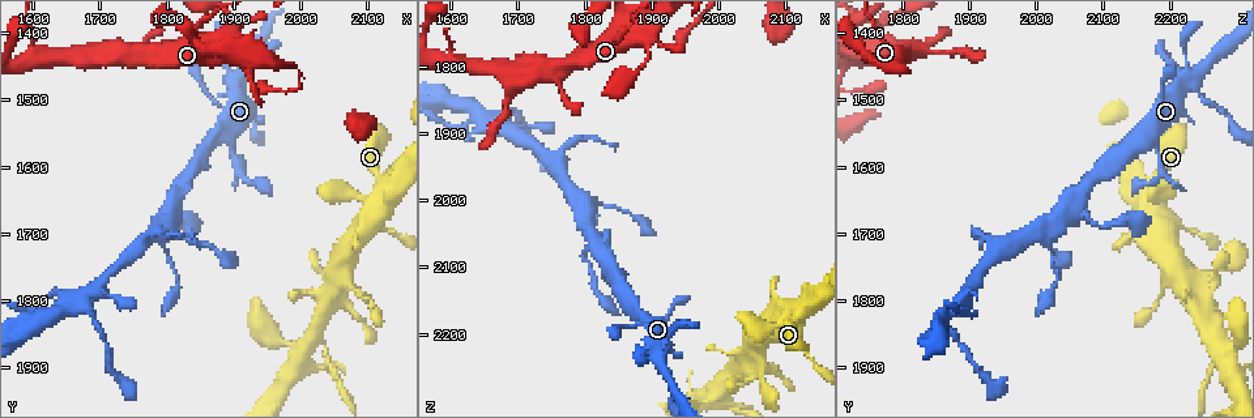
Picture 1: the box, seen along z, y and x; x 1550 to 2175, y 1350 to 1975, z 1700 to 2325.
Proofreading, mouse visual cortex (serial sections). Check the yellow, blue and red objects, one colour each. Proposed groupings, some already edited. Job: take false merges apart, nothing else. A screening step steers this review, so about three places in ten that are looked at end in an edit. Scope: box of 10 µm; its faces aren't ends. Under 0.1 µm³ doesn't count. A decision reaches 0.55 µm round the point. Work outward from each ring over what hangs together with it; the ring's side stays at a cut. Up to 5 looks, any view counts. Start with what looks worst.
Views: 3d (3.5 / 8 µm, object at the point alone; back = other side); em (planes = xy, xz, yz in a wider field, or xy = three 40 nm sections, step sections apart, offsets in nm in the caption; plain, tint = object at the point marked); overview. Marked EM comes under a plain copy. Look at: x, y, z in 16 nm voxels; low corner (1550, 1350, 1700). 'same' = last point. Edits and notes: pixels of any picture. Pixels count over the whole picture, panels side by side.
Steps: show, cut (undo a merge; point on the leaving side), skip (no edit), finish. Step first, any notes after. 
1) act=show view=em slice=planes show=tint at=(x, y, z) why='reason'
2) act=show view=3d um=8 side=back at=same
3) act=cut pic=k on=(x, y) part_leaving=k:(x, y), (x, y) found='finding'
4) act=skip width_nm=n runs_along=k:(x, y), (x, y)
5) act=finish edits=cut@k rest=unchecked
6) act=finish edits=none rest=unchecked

act=show view=3d um=3.5 at=(1810, 1650, 2045) why='three arms meet'

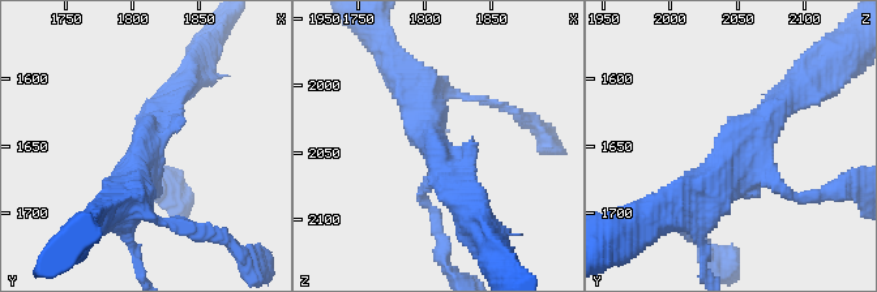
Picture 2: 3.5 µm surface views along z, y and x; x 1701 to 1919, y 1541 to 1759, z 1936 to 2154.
act=show view=em slice=planes show=tint at=(1808, 1654, 2050) why='now the EM'

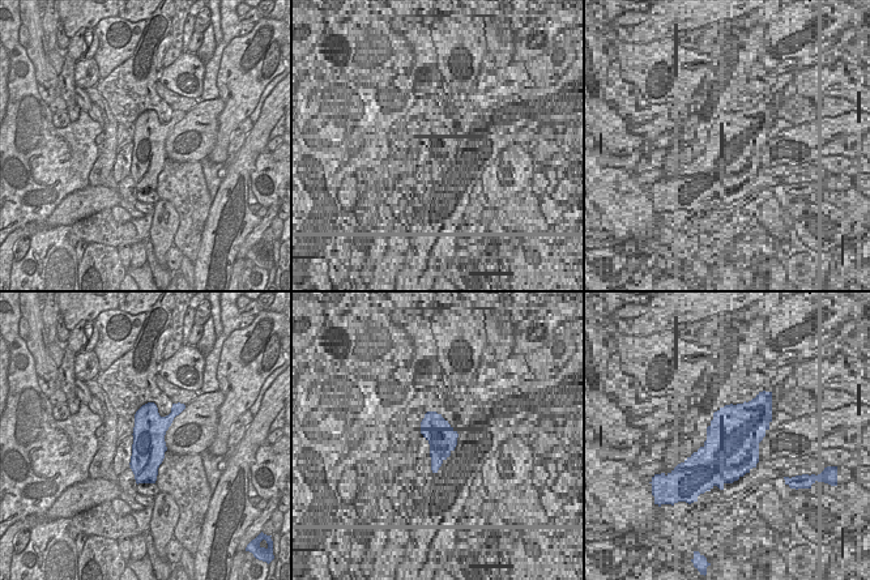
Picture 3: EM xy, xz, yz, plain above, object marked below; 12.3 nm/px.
act=skip width_nm=420 runs_along=2:(792, 91), (702, 192), (675, 204) found='continuous, no second cell'

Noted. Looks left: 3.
act=show view=3d um=8 at=(1670, 1790, 1890) why='side arm on a straight run'

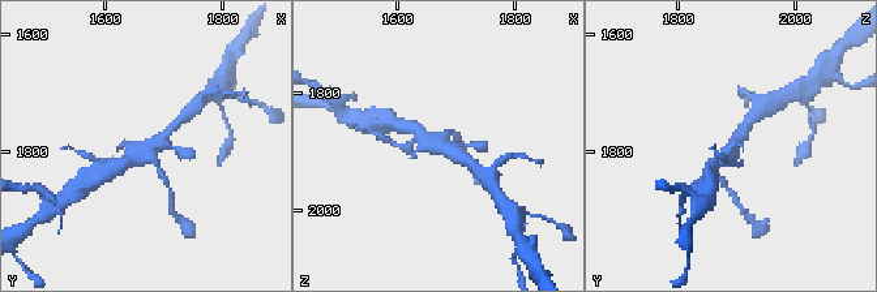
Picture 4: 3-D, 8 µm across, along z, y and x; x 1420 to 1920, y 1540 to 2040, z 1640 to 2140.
act=show view=3d um=3.5 at=same

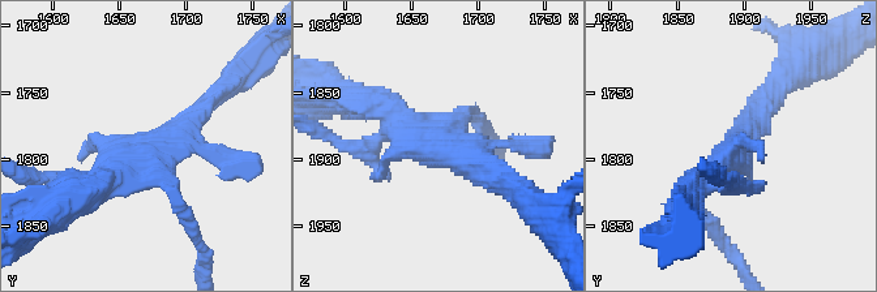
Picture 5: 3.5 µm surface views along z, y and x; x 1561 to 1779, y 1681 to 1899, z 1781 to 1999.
act=show view=em slice=xy step=5 show=tint at=(1676, 1788, 1892) why='now the EM'

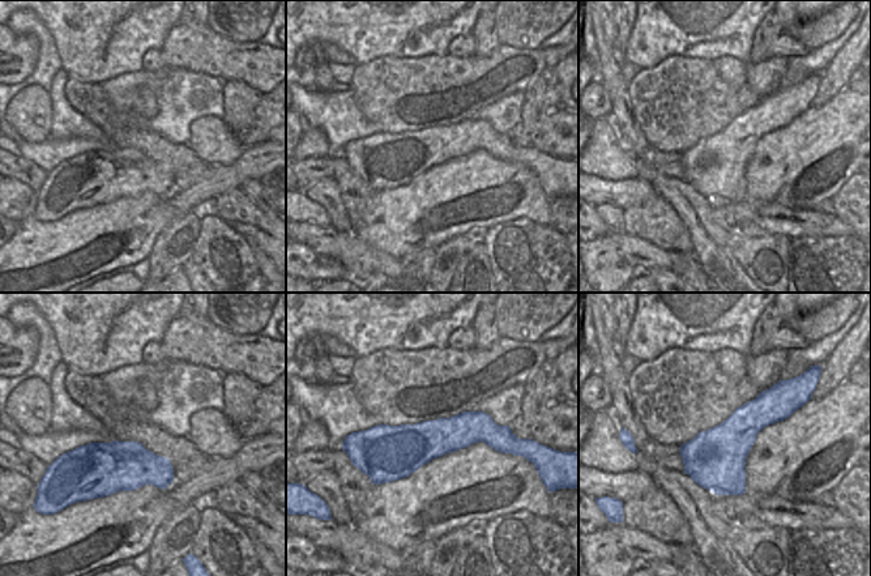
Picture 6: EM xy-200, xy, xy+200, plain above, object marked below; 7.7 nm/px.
act=skip runs_along=6:(500, 429), (364, 449) found='all the same cell'

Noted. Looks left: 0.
act=finish edits=none rest=unchecked

